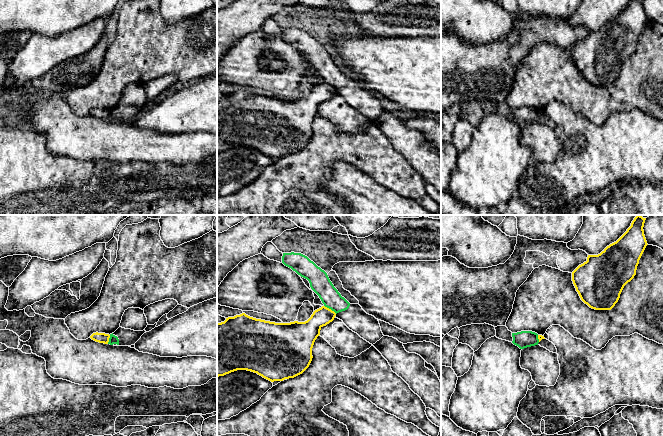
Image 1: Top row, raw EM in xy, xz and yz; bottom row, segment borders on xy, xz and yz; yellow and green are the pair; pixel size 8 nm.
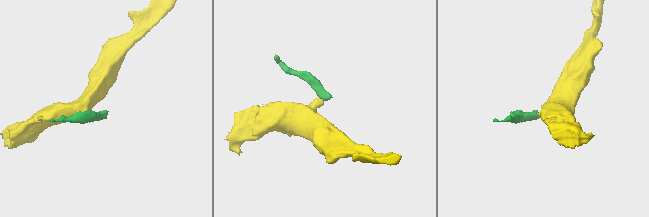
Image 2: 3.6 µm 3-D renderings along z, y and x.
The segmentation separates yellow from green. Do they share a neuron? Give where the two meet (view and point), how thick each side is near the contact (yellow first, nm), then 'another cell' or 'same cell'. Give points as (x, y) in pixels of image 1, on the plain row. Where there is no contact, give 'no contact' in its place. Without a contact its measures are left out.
xz (330, 85) | 170/160 nm | another cell

